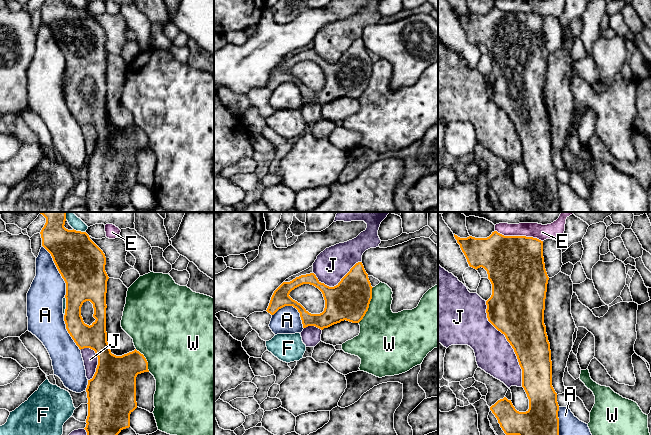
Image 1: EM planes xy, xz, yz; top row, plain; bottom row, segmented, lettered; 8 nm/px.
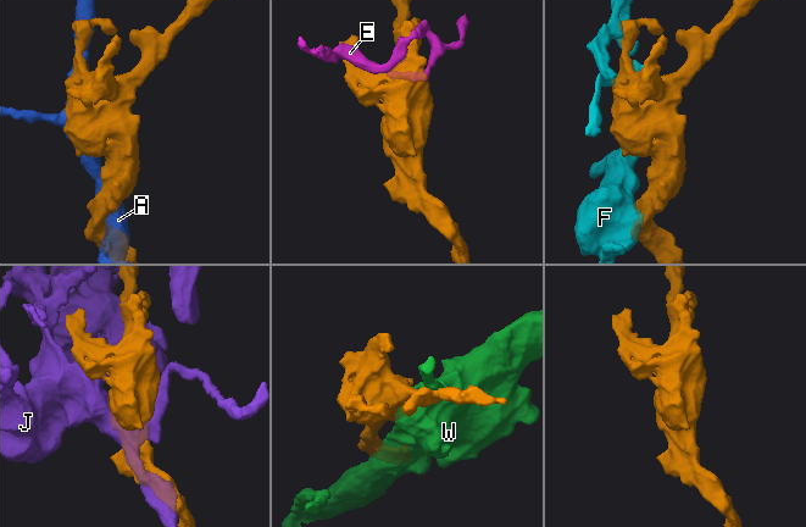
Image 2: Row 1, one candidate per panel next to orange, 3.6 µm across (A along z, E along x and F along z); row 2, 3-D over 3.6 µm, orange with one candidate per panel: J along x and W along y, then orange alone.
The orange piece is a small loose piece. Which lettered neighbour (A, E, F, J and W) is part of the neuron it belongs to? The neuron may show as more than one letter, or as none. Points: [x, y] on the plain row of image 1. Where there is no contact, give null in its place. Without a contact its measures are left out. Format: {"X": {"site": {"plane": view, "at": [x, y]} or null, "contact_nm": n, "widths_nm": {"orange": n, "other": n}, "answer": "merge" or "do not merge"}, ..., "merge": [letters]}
{"A": {"site": {"plane": "xy", "at": [58, 46]}, "contact_nm": 460, "widths_nm": {"orange": 380, "other": 280}, "answer": "do not merge"}, "E": {"site": {"plane": "yz", "at": [519, 12]}, "contact_nm": 400, "widths_nm": {"orange": 460, "other": 130}, "answer": "do not merge"}, "F": {"site": {"plane": "xy", "at": [79, 7]}, "contact_nm": 110, "widths_nm": {"orange": 380, "other": 60}, "answer": "do not merge"}, "J": {"site": {"plane": "yz", "at": [509, 118]}, "contact_nm": 750, "widths_nm": {"orange": 420, "other": 300}, "answer": "merge"}, "W": {"site": {"plane": "xz", "at": [368, 81]}, "contact_nm": 320, "widths_nm": {"orange": 320, "other": 360}, "answer": "do not merge"}, "merge": ["J"]}

